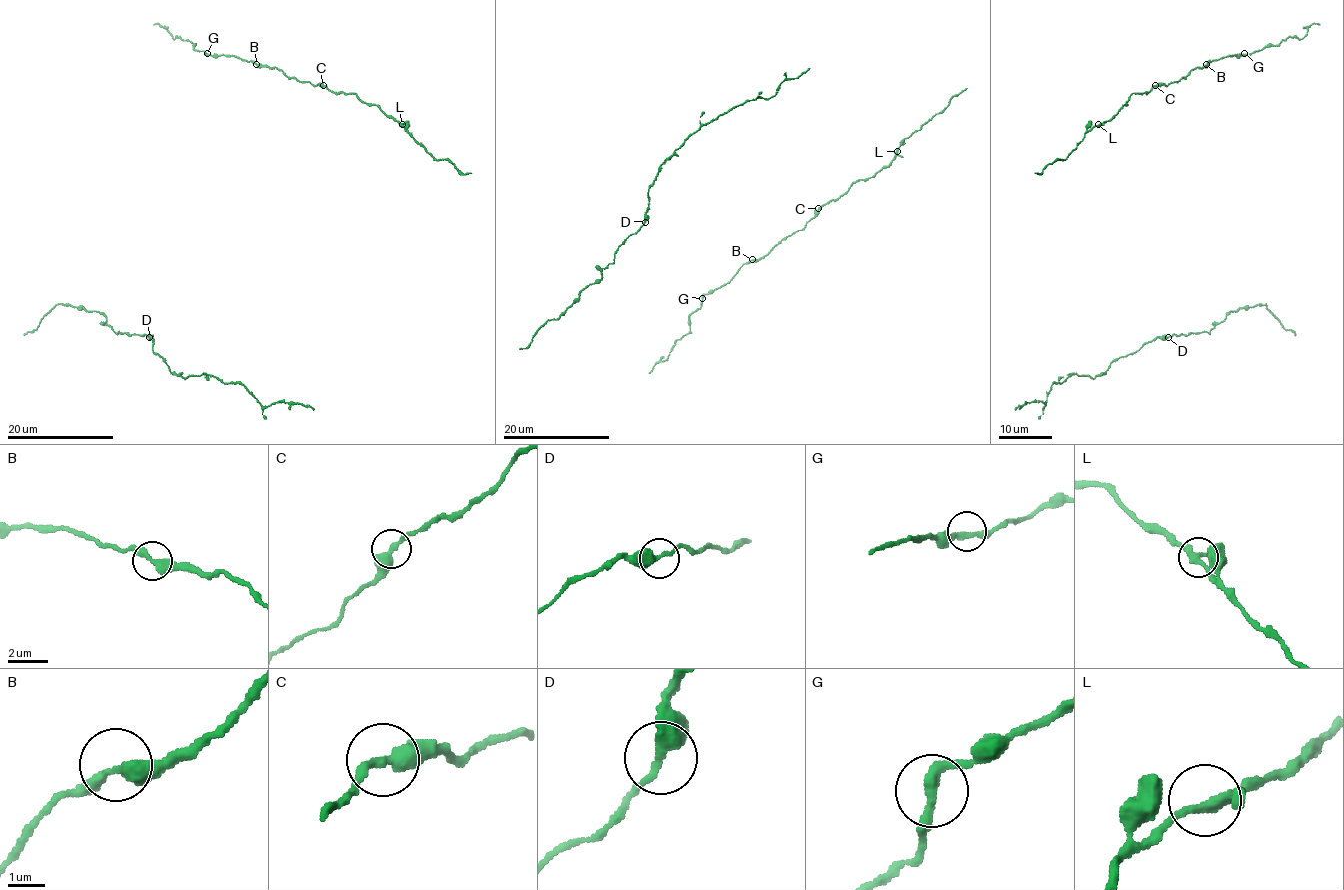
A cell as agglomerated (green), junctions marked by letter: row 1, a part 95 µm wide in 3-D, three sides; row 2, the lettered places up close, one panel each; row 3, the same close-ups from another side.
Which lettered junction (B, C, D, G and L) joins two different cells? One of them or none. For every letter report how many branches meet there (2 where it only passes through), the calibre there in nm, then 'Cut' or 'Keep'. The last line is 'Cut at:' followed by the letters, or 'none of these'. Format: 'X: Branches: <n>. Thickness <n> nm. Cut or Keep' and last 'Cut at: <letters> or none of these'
B: Branches: 2. Thickness 400 nm. Keep
C: Branches: 2. Thickness 380 nm. Keep
D: Branches: 2. Thickness 400 nm. Keep
G: Branches: 2. Thickness 280 nm. Keep
L: Branches: 3. Thickness 240 nm. Keep
Cut at: none of these

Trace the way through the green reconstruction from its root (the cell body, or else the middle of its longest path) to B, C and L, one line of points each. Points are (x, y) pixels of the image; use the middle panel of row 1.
B: (701, 297), (724, 286), (752, 259)
C: (701, 297), (724, 286), (745, 263), (764, 258), (782, 239), (801, 230), (818, 208)
L: (701, 297), (724, 286), (745, 263), (764, 258), (858, 179), (868, 179), (886, 167), (897, 151)

